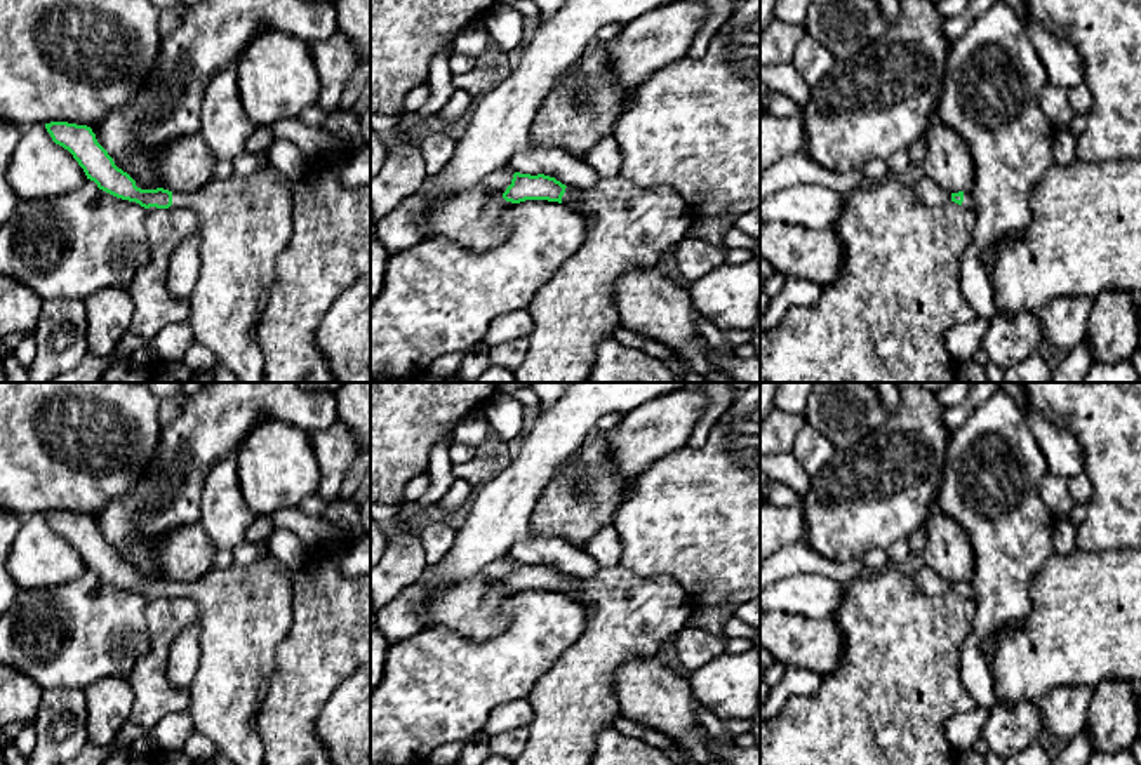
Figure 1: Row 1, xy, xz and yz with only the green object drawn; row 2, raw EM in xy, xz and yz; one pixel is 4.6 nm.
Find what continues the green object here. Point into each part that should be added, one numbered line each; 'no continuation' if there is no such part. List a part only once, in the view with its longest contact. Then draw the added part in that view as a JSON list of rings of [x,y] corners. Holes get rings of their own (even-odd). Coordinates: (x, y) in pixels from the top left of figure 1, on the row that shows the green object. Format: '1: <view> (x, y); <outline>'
1: xz (628, 228); [[[624,176],[602,177],[593,188],[565,188],[562,203],[581,214],[584,243],[534,294],[527,313],[534,329],[529,351],[515,370],[515,382],[588,382],[597,344],[621,325],[616,309],[616,280],[631,271],[654,268],[684,240],[692,224],[685,200],[670,186],[640,188]]]

